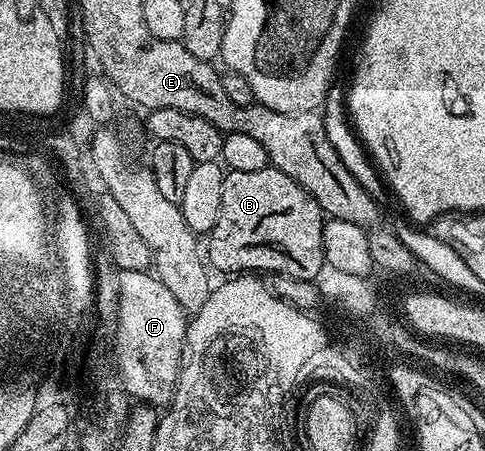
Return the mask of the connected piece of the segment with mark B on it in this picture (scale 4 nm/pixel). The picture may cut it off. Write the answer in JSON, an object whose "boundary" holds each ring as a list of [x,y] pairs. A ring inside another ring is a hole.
{"boundary":[[[273,167],[261,170],[228,171],[225,194],[221,194],[221,218],[205,240],[205,260],[223,274],[278,274],[294,279],[314,281],[325,263],[323,258],[323,225],[325,213],[319,203],[289,174]]]}

